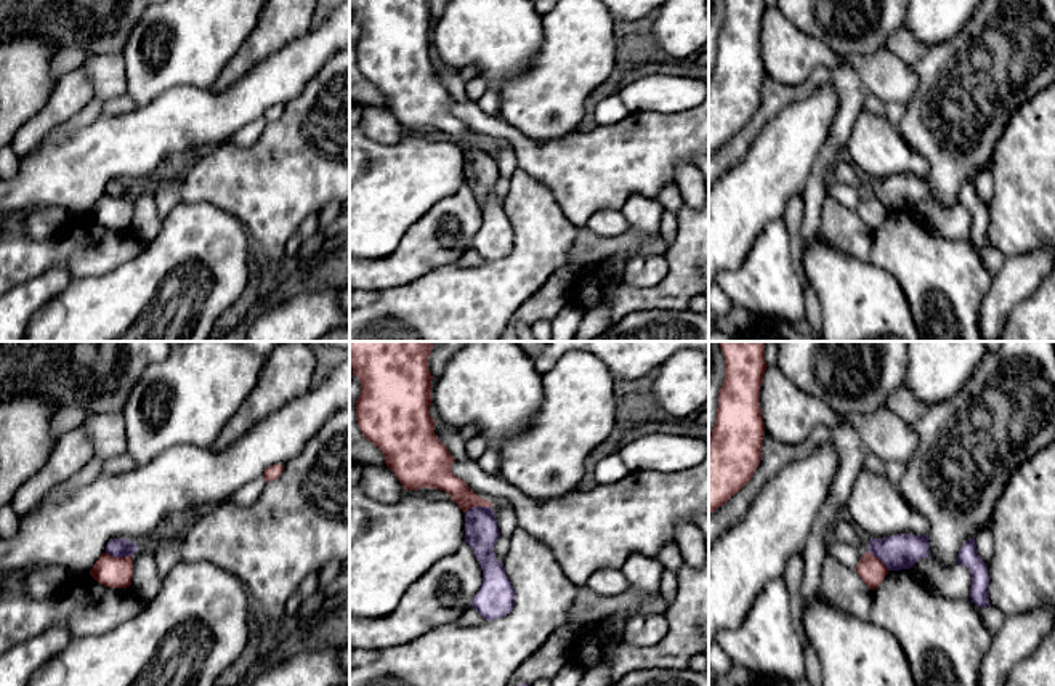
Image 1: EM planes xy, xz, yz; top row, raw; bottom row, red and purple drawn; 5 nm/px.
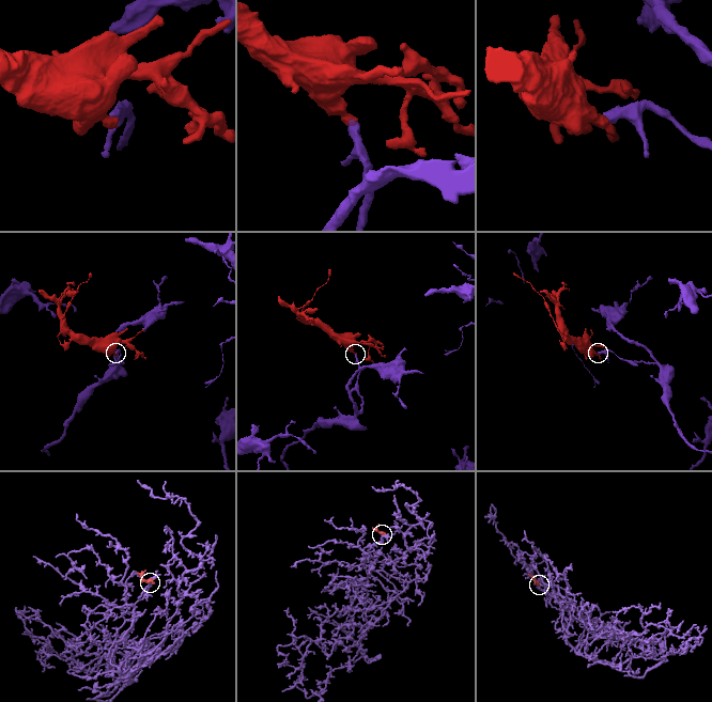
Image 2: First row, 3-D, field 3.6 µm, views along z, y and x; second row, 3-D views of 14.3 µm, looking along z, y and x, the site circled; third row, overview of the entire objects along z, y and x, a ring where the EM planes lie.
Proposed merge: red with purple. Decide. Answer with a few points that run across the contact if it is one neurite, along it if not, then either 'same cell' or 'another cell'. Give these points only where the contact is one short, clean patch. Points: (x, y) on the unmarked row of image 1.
line xy (106, 193), (116, 197), (130, 197); another cell

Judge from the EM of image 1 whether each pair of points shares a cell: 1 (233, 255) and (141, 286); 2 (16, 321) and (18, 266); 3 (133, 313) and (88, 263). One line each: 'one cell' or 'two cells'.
1: one cell
2: two cells
3: two cells

